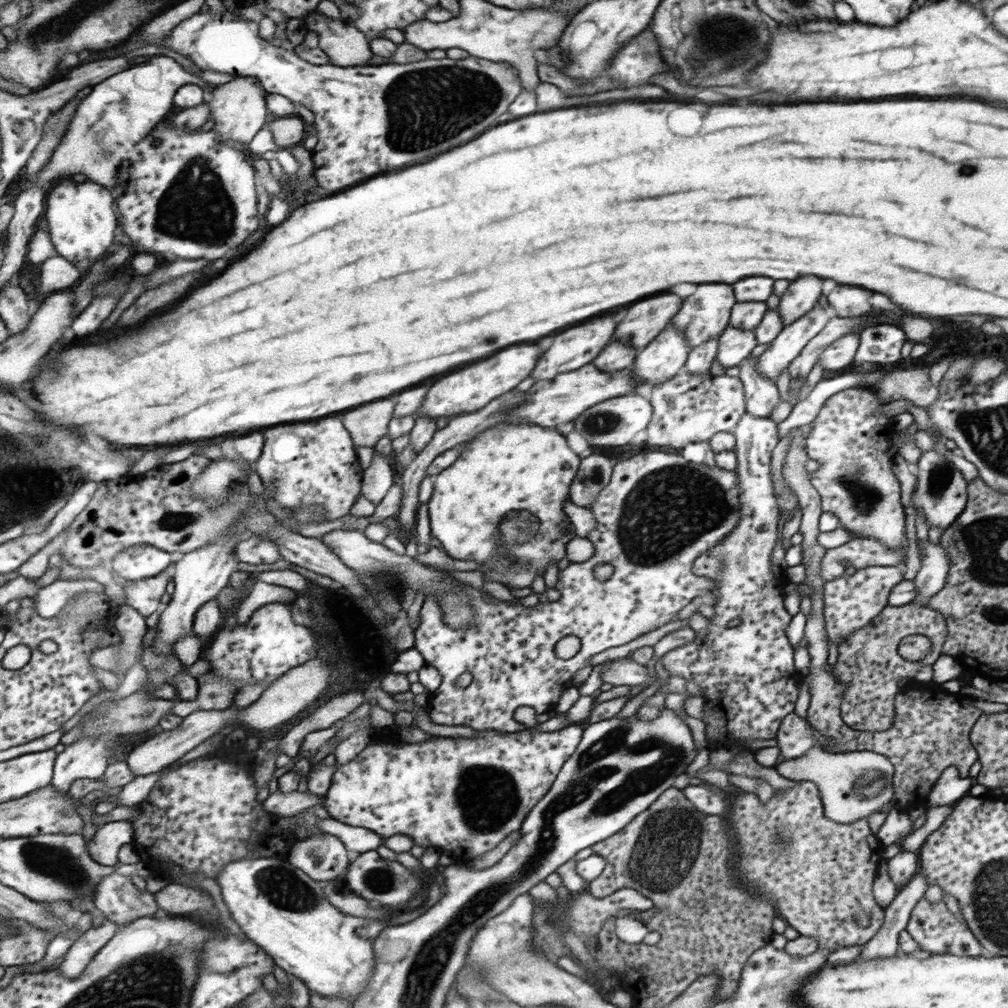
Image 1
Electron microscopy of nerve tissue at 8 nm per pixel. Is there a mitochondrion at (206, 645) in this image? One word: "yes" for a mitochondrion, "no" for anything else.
no

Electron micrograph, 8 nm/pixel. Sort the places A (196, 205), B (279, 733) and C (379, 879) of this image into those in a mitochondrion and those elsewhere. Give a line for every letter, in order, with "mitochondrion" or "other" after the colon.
A: mitochondrion
B: other
C: mitochondrion

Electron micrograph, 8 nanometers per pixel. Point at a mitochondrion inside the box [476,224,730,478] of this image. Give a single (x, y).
(605, 425)

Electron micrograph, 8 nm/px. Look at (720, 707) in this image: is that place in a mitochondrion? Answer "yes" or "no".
no

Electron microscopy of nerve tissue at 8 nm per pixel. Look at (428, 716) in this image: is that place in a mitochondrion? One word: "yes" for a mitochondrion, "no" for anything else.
no

